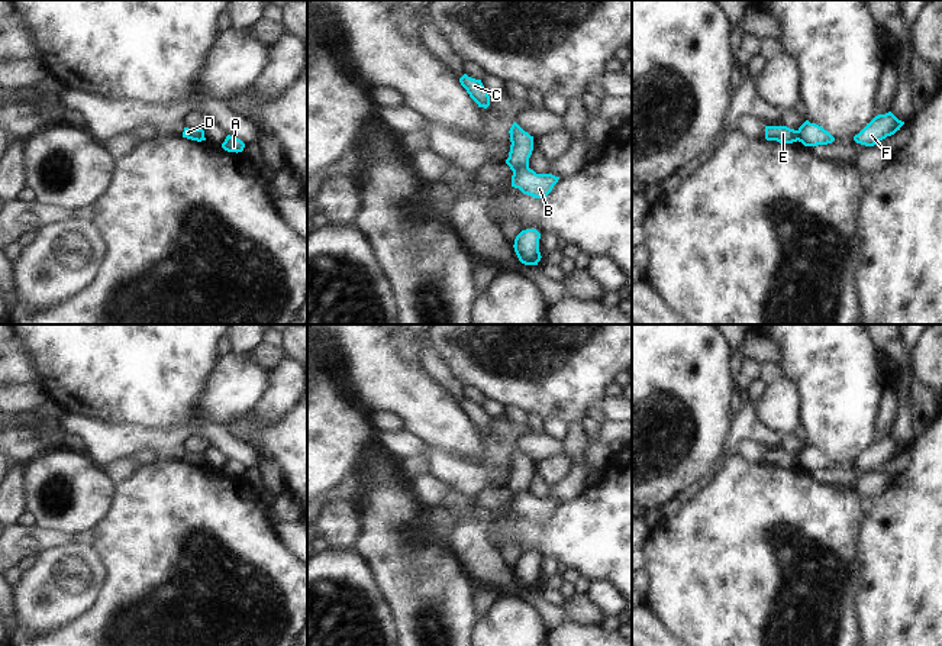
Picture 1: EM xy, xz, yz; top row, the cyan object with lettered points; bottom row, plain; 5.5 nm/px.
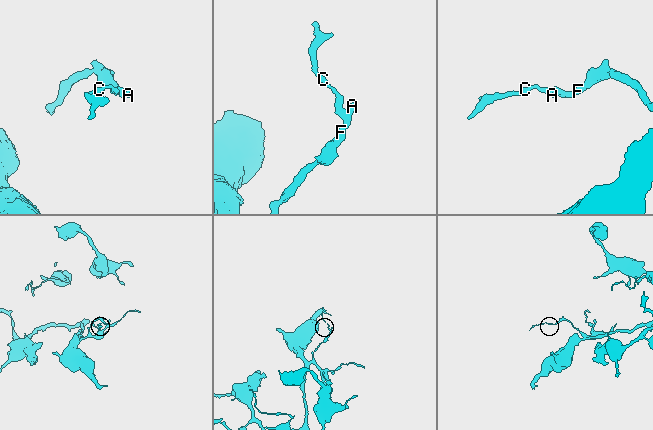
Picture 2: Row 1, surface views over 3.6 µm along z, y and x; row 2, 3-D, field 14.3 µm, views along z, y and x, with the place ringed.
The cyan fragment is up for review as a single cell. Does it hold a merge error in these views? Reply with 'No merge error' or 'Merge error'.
Merge error

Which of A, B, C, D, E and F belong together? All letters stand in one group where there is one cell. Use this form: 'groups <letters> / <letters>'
groups A B F / C D E

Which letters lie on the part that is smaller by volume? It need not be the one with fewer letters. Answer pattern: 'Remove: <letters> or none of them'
Remove: C, D, E

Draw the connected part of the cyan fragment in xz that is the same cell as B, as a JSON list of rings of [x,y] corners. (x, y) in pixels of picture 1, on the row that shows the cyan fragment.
[[[528,167],[517,168],[512,175],[512,187],[535,198],[545,198],[558,183],[559,177],[552,174],[536,174]]]

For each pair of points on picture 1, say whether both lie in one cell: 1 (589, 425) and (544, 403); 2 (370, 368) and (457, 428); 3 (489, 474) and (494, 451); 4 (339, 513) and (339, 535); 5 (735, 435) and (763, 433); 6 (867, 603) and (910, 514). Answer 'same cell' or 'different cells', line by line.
1: different cells
2: same cell
3: different cells
4: same cell
5: same cell
6: same cell

